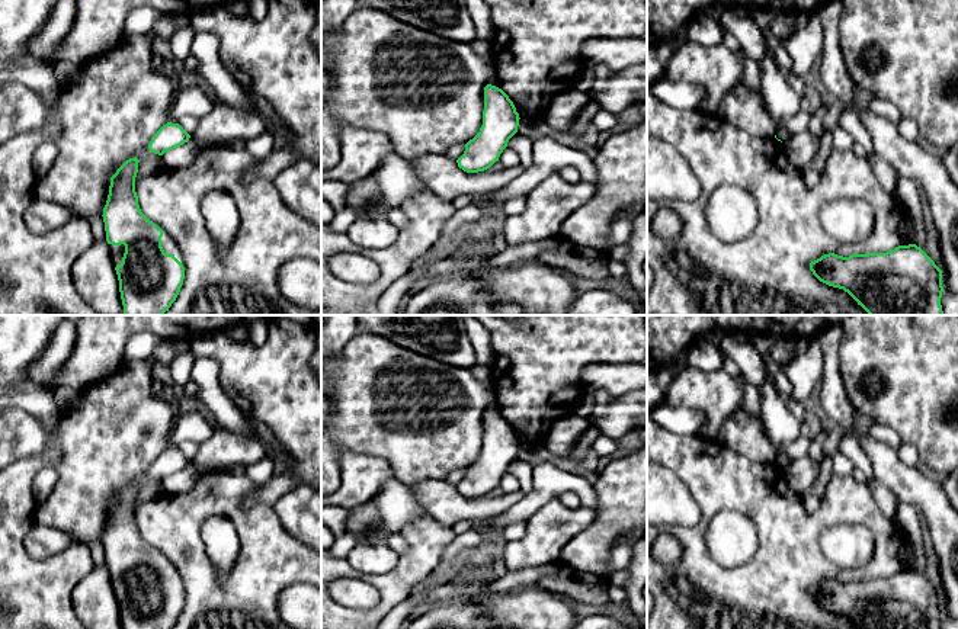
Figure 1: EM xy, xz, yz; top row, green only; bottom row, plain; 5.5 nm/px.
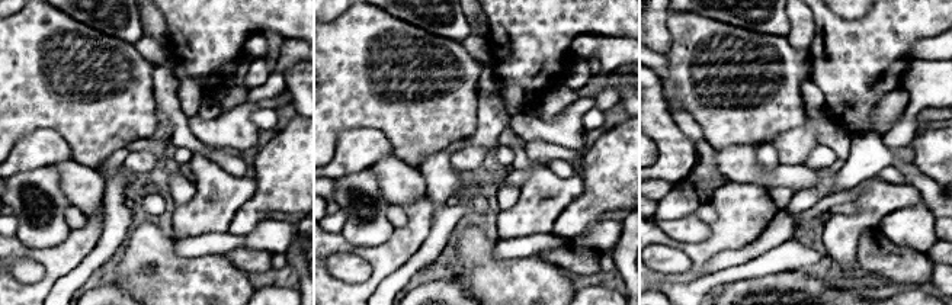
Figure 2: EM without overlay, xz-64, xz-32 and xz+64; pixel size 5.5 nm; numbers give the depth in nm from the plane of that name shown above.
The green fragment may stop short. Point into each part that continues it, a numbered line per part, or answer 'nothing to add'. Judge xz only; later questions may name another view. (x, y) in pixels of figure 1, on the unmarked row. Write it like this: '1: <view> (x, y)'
nothing to add

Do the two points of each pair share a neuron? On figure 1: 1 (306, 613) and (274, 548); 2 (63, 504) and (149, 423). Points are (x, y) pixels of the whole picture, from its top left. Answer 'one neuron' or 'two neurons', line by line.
1: two neurons
2: one neuron

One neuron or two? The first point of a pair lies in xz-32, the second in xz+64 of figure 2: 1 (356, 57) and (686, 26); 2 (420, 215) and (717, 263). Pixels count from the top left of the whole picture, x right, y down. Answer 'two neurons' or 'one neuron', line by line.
1: one neuron
2: two neurons

